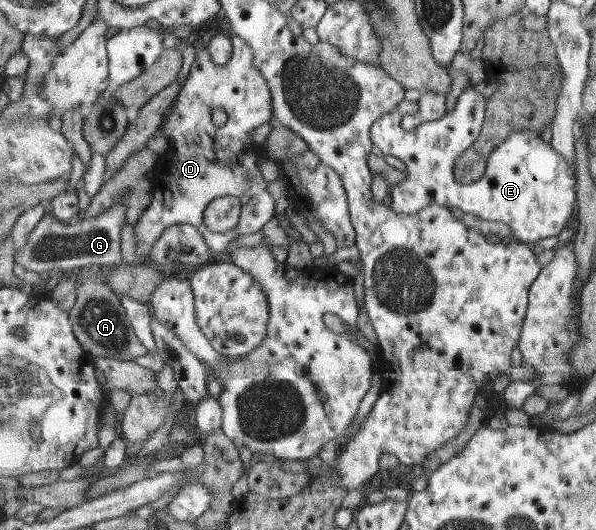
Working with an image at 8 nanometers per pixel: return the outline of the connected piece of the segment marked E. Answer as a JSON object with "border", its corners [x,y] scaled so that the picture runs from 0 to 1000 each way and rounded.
{"border":[[[792,164],[770,183],[767,200],[757,211],[748,211],[738,225],[708,230],[690,247],[681,247],[674,240],[674,221],[691,217],[700,204],[700,196],[691,189],[678,187],[661,209],[644,215],[636,226],[631,226],[631,232],[622,240],[624,266],[643,292],[663,294],[674,302],[683,325],[681,338],[668,343],[658,355],[653,387],[661,398],[685,406],[693,406],[691,394],[698,404],[723,383],[748,391],[768,391],[777,402],[800,406],[810,421],[841,417],[851,423],[864,440],[867,455],[888,460],[896,460],[903,451],[940,443],[968,402],[971,375],[968,332],[965,332],[961,317],[953,311],[953,304],[946,300],[946,292],[936,289],[938,285],[930,281],[924,268],[913,268],[899,243],[893,243],[893,247],[874,243],[852,255],[820,291],[812,326],[804,338],[789,347],[765,343],[762,311],[765,311],[768,296],[802,262],[809,232],[812,232],[815,202],[819,202],[817,185]]]}

